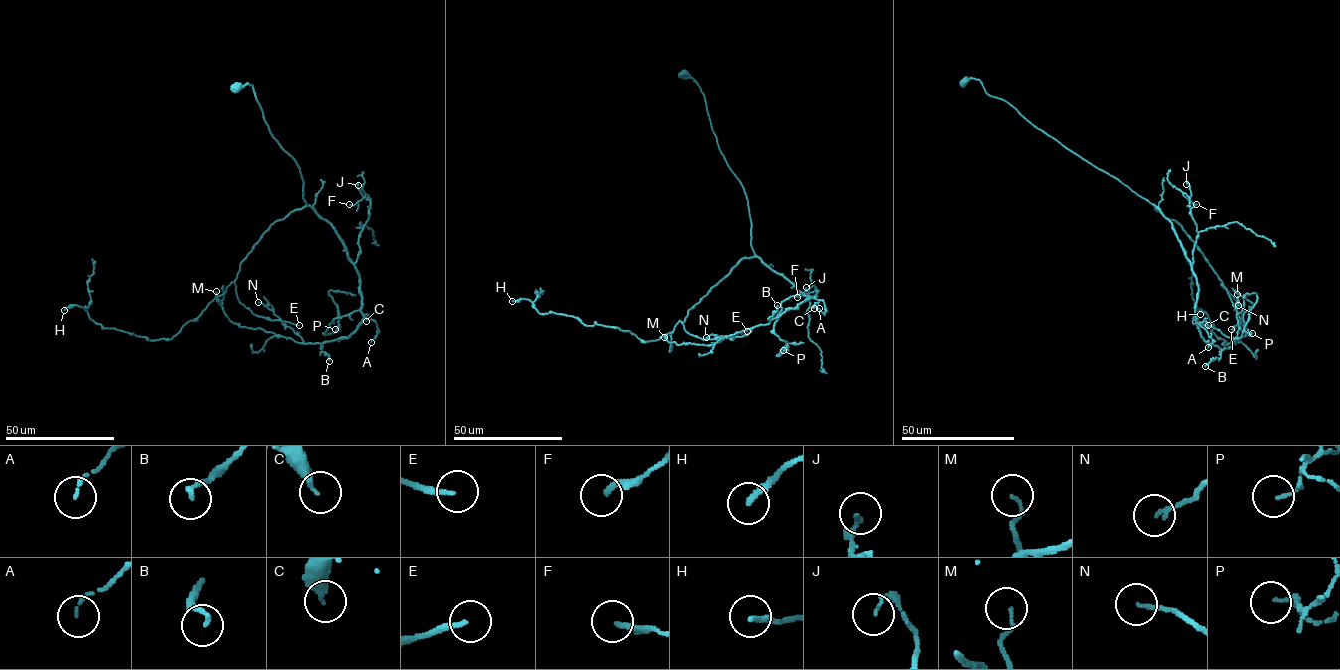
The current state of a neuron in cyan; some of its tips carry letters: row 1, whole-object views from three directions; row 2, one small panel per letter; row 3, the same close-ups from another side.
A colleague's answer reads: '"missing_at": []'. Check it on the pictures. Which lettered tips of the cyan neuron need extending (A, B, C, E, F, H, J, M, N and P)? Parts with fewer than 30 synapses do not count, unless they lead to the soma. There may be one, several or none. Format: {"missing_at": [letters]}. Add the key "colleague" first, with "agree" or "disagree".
{"colleague": "disagree", "missing_at": ["E"]}

